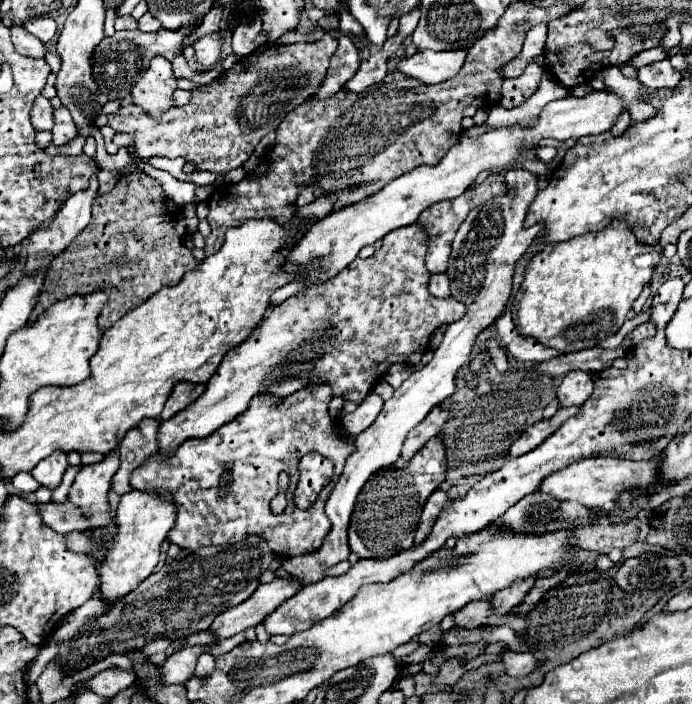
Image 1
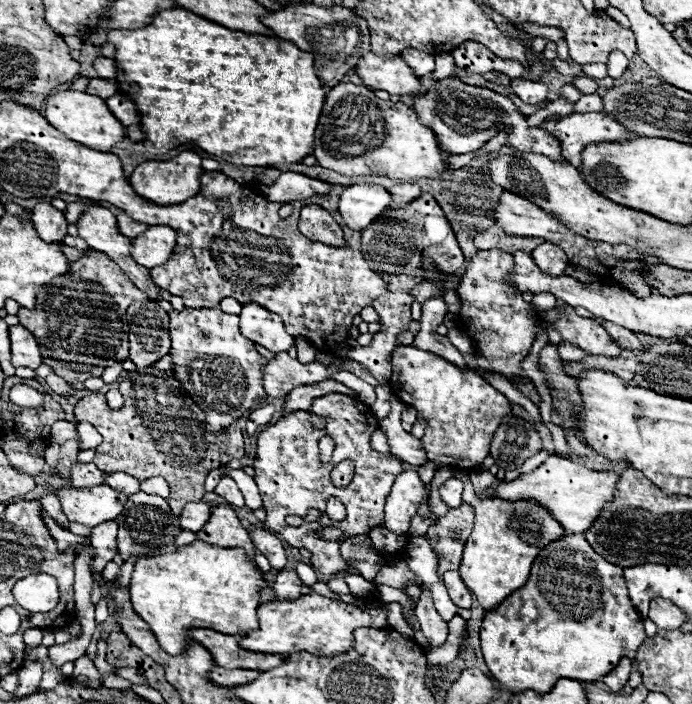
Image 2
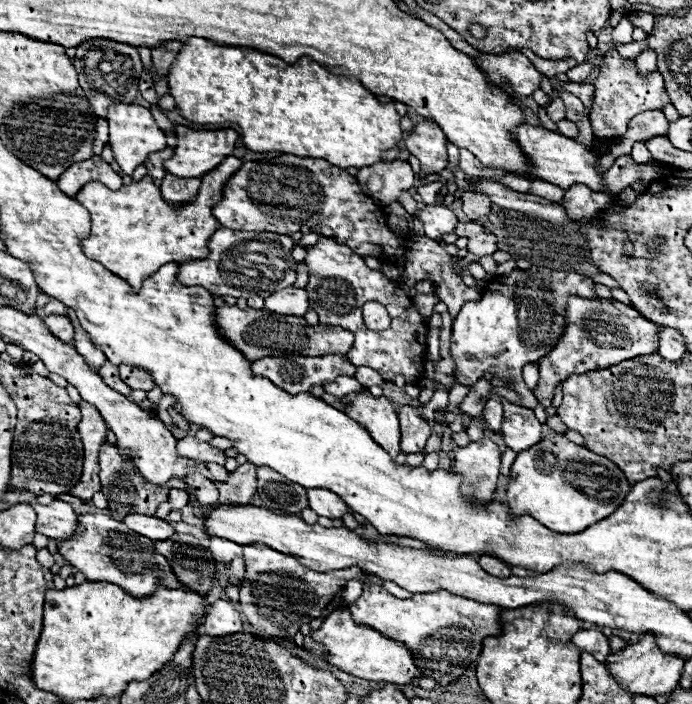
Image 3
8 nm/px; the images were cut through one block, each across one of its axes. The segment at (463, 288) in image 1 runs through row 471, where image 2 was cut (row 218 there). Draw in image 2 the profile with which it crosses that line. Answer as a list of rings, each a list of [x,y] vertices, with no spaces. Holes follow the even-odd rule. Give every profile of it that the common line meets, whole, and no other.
[[[352,184],[340,194],[338,210],[352,230],[368,228],[392,204],[392,194],[378,184]]]

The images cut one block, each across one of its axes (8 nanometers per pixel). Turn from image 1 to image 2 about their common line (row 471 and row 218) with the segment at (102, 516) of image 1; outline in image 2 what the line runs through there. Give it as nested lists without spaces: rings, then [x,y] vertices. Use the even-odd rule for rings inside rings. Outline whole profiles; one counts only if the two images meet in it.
[[[90,206],[90,208],[80,216],[80,220],[78,220],[78,236],[84,238],[92,250],[108,254],[108,256],[110,256],[110,258],[112,258],[112,260],[114,260],[114,262],[130,276],[130,280],[132,280],[142,292],[146,292],[152,300],[160,298],[160,288],[152,282],[150,270],[144,268],[144,266],[138,266],[138,264],[134,262],[134,258],[130,256],[132,240],[130,240],[130,238],[122,238],[122,234],[118,234],[118,220],[116,220],[116,216],[114,216],[108,208],[102,208],[102,206]]]

